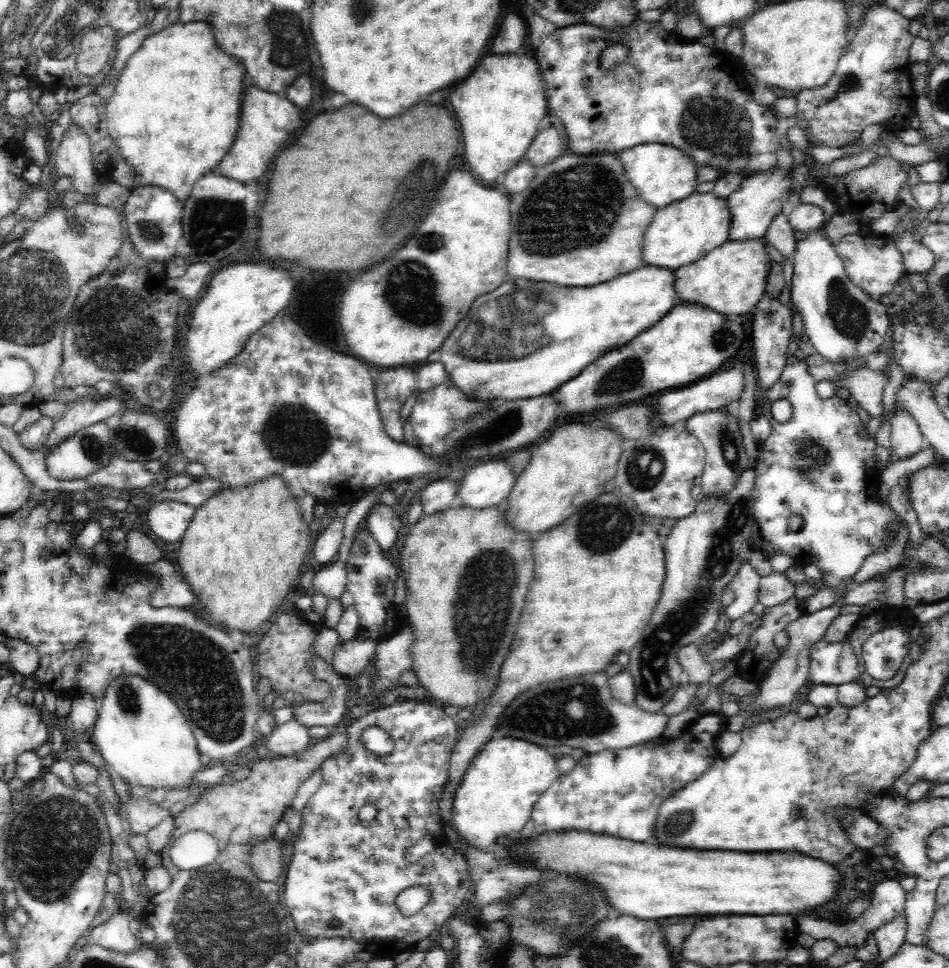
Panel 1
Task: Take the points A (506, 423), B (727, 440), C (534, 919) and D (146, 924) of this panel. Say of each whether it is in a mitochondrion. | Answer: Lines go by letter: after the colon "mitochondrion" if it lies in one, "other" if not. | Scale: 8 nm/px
A: mitochondrion
B: mitochondrion
C: mitochondrion
D: other

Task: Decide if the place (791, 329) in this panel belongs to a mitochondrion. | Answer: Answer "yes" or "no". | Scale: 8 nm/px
no

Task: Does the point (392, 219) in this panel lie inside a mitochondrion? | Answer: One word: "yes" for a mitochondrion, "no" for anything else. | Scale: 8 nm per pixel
yes

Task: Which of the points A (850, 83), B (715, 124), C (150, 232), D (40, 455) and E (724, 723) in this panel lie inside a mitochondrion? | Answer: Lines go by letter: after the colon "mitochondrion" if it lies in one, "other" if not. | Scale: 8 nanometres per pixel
A: mitochondrion
B: mitochondrion
C: mitochondrion
D: other
E: other

